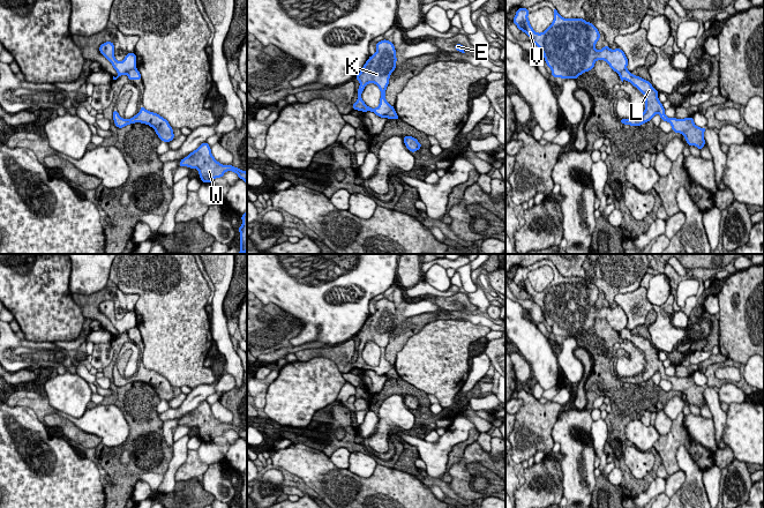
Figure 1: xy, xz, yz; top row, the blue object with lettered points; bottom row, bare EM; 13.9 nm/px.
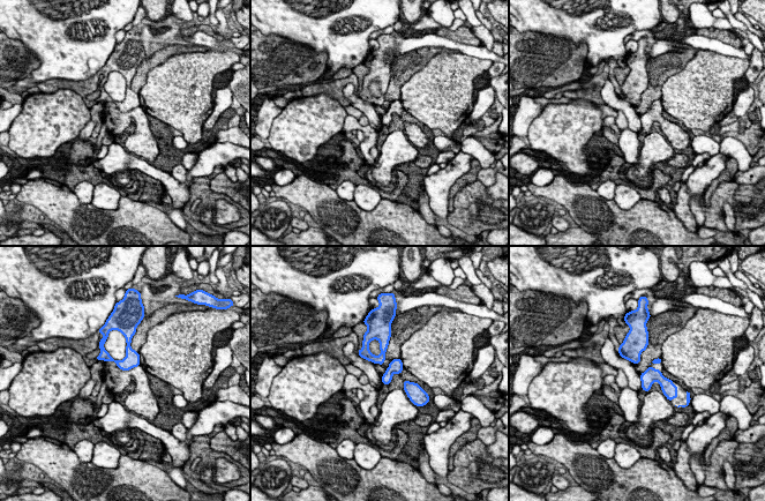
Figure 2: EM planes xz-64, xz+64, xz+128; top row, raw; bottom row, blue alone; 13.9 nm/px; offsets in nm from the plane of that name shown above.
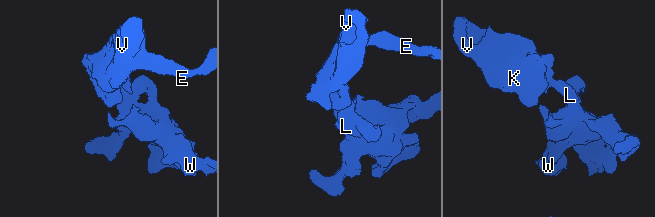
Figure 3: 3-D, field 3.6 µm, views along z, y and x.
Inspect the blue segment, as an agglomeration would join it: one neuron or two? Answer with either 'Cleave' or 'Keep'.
Cleave

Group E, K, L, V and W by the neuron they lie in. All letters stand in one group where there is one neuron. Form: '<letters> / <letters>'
E K V / L W

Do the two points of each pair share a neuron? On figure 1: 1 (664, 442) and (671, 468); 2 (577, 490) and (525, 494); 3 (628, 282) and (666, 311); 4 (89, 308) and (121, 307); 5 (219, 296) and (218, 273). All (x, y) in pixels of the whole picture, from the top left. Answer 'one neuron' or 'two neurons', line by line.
1: one neuron
2: two neurons
3: two neurons
4: one neuron
5: one neuron

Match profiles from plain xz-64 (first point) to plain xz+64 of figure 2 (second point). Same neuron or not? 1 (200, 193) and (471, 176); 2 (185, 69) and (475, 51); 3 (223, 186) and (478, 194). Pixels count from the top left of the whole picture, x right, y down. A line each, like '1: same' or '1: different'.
1: same
2: different
3: same

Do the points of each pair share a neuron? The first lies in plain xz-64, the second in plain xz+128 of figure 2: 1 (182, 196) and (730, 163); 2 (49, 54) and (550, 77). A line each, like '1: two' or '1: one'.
1: two
2: two

